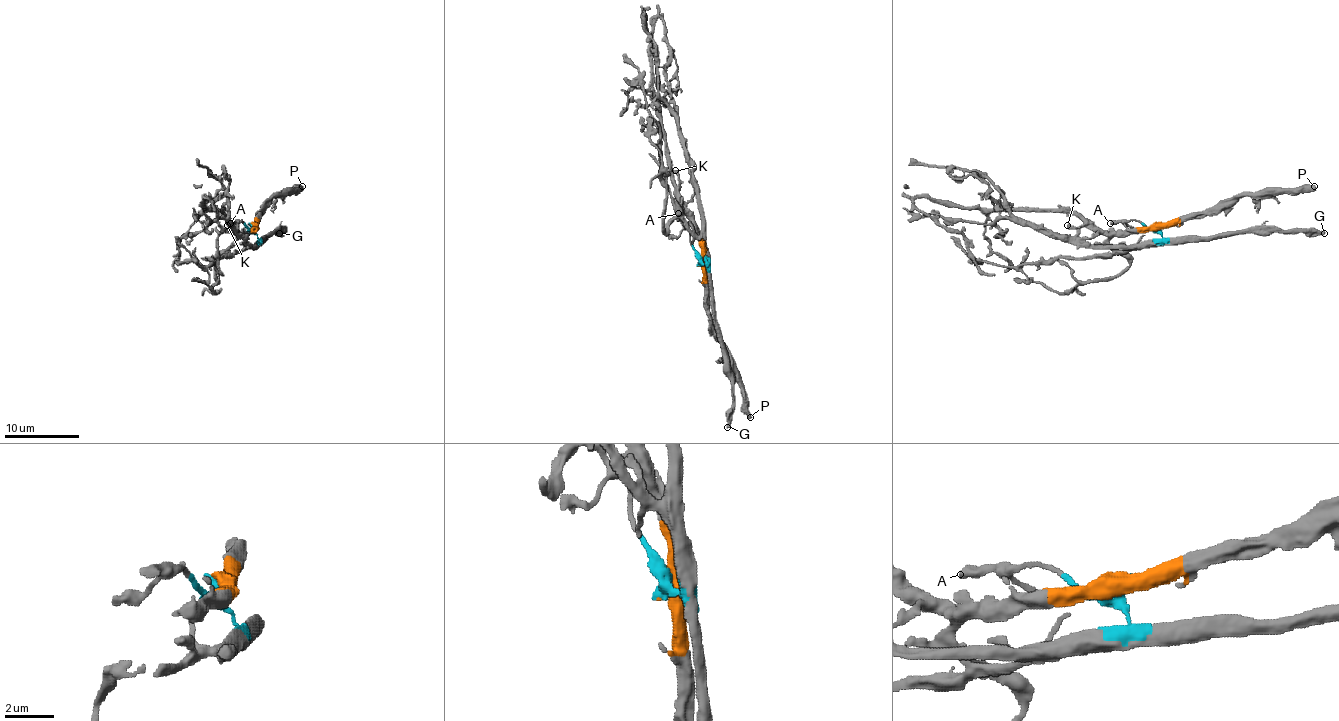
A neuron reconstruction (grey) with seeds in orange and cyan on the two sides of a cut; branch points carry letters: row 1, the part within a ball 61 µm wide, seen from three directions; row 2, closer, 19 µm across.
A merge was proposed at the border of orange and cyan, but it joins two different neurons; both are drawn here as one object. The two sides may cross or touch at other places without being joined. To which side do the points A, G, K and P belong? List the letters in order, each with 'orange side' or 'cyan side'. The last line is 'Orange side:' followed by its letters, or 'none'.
A: cyan side
G: cyan side
K: orange side
P: orange side
Orange side: K, P

